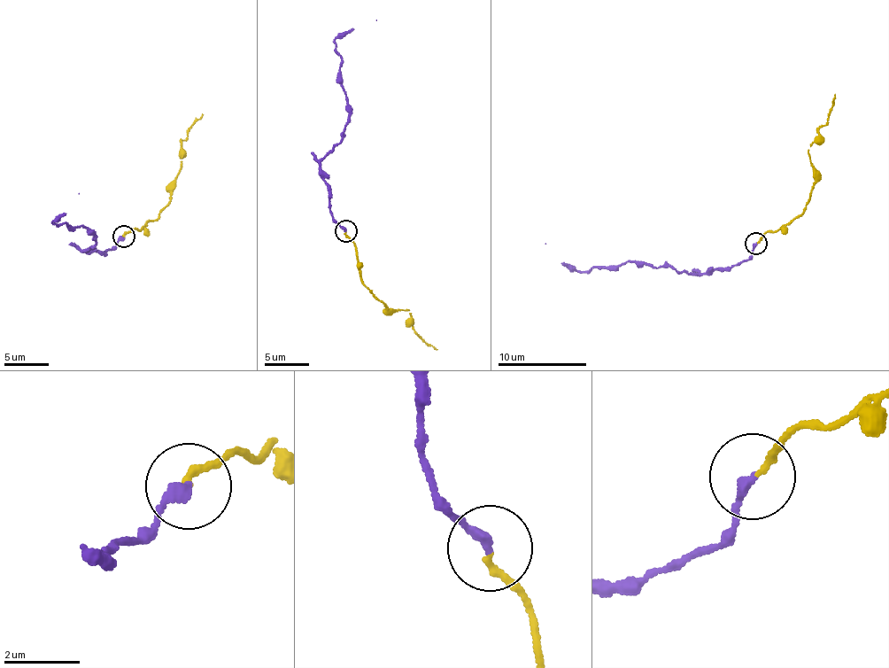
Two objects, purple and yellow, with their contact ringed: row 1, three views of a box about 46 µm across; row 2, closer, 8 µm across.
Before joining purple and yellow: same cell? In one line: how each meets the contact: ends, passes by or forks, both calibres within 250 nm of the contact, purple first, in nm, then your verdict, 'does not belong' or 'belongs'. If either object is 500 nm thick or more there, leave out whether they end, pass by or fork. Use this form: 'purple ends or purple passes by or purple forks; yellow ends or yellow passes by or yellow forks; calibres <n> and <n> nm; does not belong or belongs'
purple ends; yellow ends; calibres 300 and 160 nm; belongs

